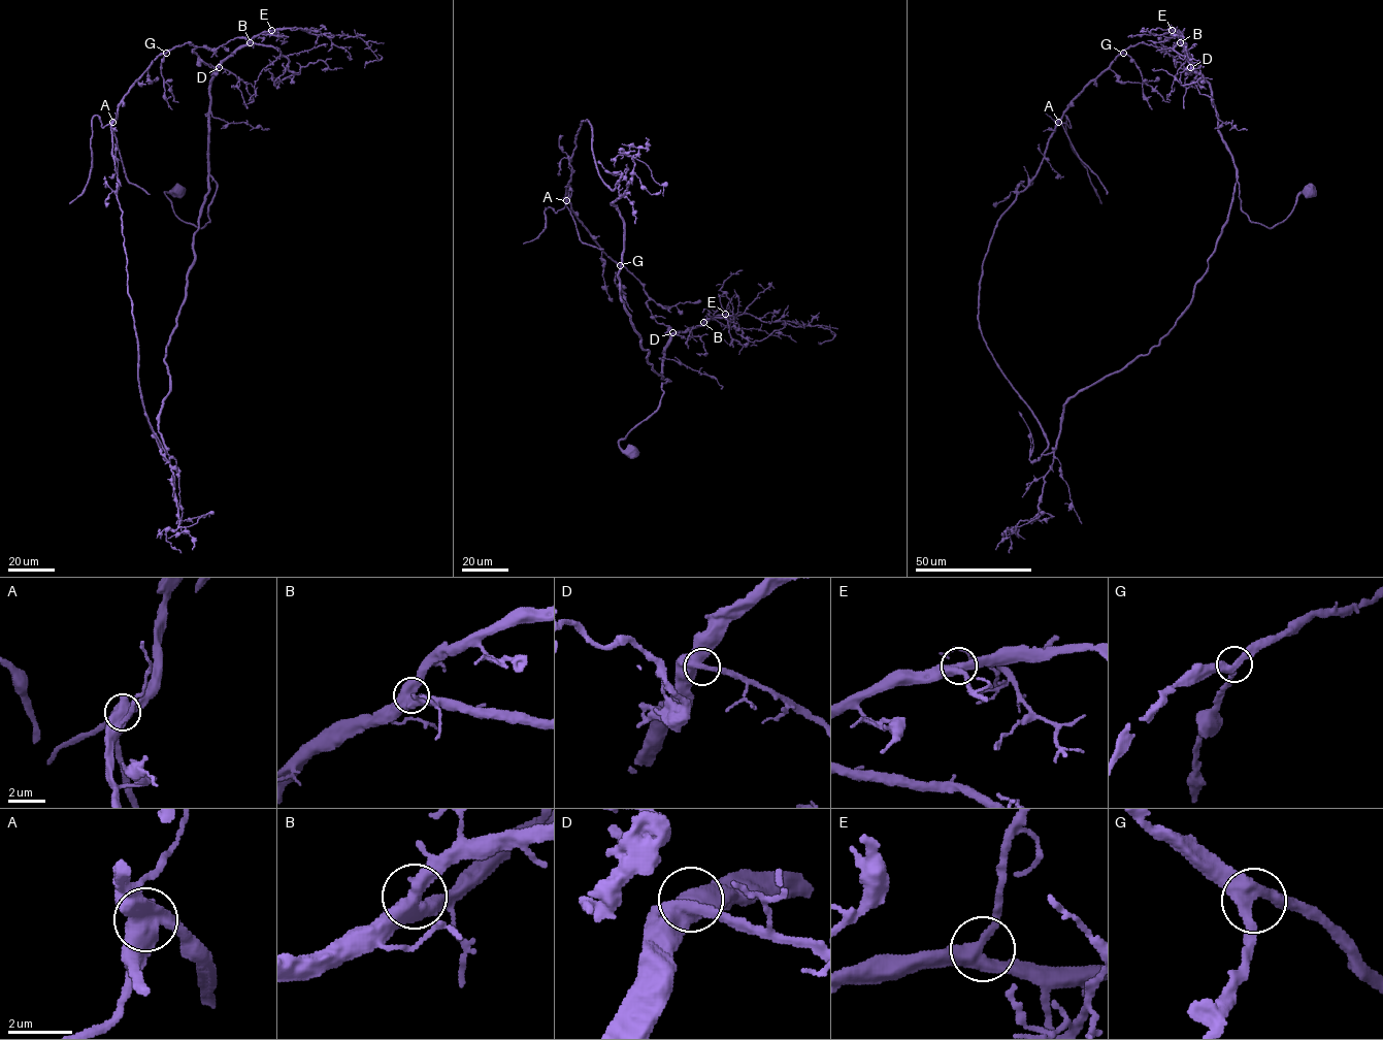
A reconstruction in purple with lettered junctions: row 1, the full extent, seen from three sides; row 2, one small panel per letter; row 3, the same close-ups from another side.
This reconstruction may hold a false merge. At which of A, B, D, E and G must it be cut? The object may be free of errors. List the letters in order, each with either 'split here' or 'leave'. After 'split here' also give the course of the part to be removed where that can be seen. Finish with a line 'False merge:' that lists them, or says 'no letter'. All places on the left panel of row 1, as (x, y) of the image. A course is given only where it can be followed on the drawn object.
A: split here | (112, 122), (102, 127), (96, 115), (92, 119), (91, 173), (84, 191), (69, 203)
B: leave
D: leave
E: leave
G: leave
False merge: A

